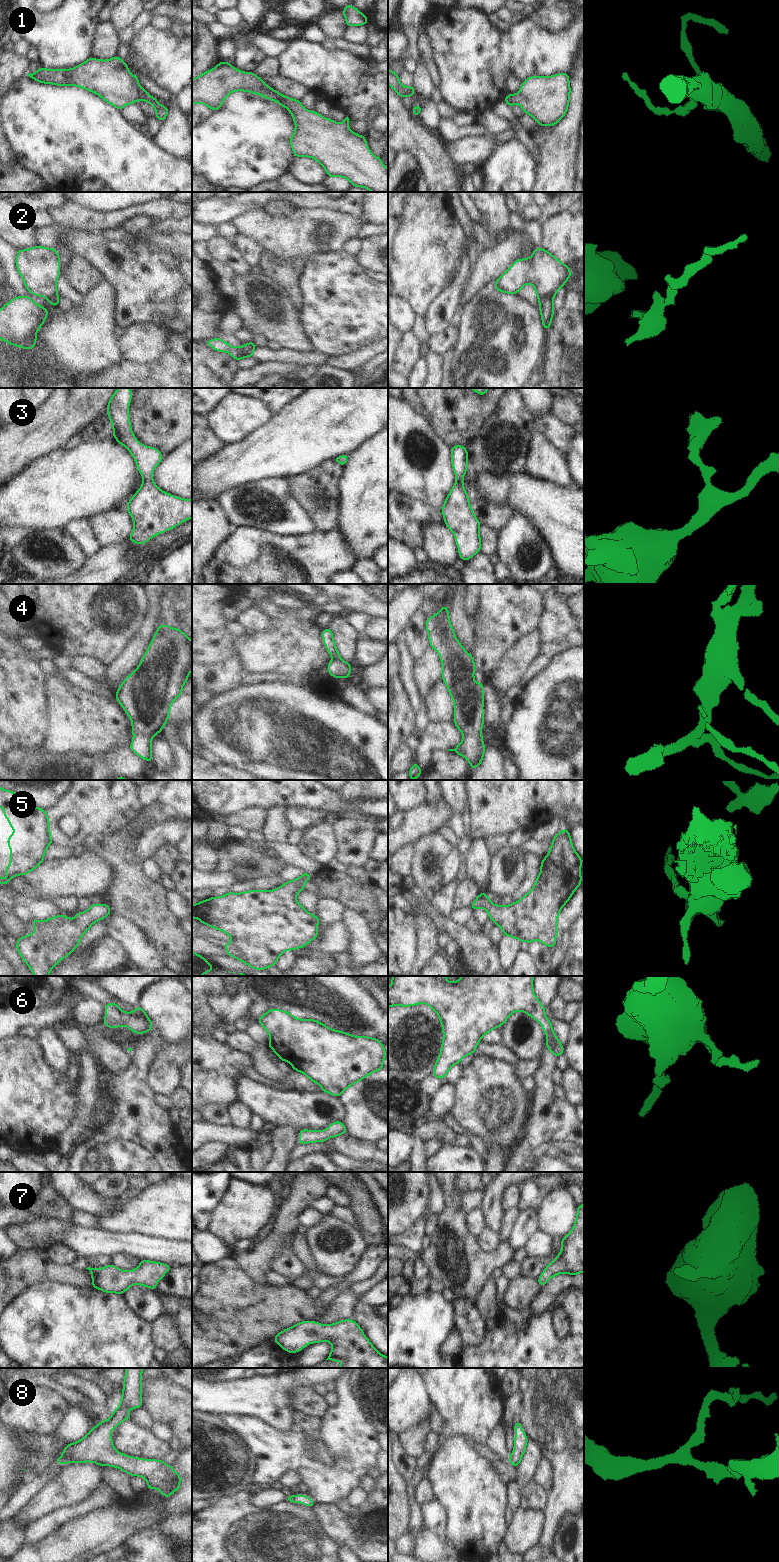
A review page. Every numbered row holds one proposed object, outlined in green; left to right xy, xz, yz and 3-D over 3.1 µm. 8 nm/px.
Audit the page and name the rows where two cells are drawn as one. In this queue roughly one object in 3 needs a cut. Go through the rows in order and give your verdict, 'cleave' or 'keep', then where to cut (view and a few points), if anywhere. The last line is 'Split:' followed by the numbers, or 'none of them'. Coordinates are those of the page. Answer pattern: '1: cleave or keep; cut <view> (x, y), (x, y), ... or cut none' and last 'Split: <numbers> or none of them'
1: keep; cut none
2: cleave; cut yz (552, 298), (541, 298), (539, 300)
3: keep; cut none
4: keep; cut none
5: keep; cut none
6: keep; cut none
7: keep; cut none
8: keep; cut none
Split: 2

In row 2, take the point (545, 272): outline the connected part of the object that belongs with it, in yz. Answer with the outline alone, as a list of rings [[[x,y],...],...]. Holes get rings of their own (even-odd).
[[[535,248],[530,258],[518,259],[512,266],[500,276],[495,283],[497,291],[507,294],[517,294],[526,284],[530,283],[535,288],[538,299],[553,299],[560,288],[571,277],[570,267],[561,263],[555,256],[542,248]]]

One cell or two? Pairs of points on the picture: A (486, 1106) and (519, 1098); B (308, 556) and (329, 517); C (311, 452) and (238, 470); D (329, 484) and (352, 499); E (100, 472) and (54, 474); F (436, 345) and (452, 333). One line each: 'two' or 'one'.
A: one
B: two
C: one
D: two
E: one
F: one

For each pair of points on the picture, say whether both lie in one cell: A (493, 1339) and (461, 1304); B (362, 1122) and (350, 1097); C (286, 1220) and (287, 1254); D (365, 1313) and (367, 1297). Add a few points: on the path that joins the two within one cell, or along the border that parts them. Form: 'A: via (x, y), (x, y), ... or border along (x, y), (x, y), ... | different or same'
A: border along (487, 1330), (480, 1344), (467, 1345) | different
B: via (362, 1116), (353, 1103) | same
C: border along (291, 1236), (284, 1242), (284, 1248), (273, 1259) | different
D: border along (357, 1301), (373, 1307) | different

